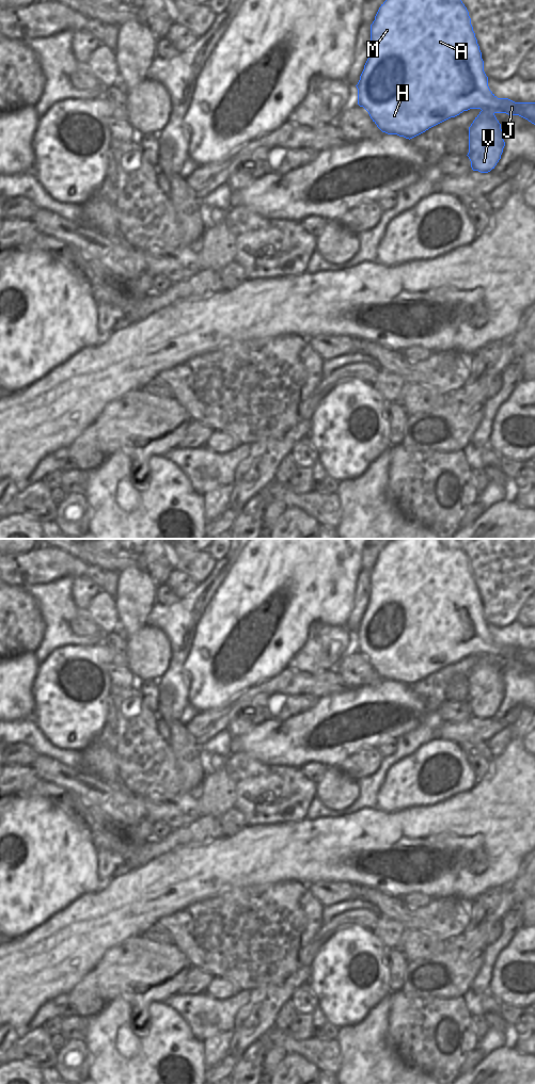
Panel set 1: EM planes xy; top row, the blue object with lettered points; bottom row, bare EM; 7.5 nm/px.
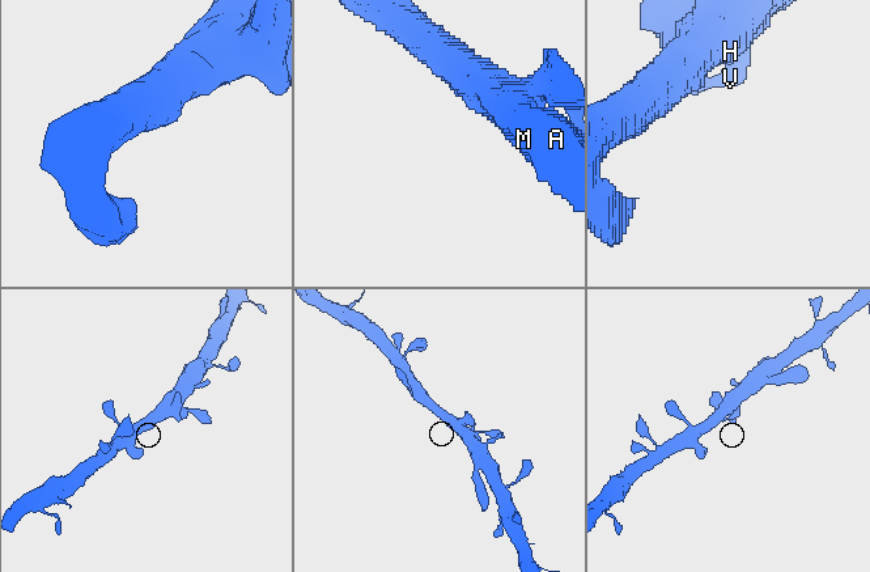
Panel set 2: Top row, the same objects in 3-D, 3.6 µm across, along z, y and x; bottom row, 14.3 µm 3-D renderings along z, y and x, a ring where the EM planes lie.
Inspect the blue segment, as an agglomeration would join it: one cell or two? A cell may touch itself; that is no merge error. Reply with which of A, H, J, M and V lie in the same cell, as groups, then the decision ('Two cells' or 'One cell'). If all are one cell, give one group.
Groups: A H J M V. One cell.

